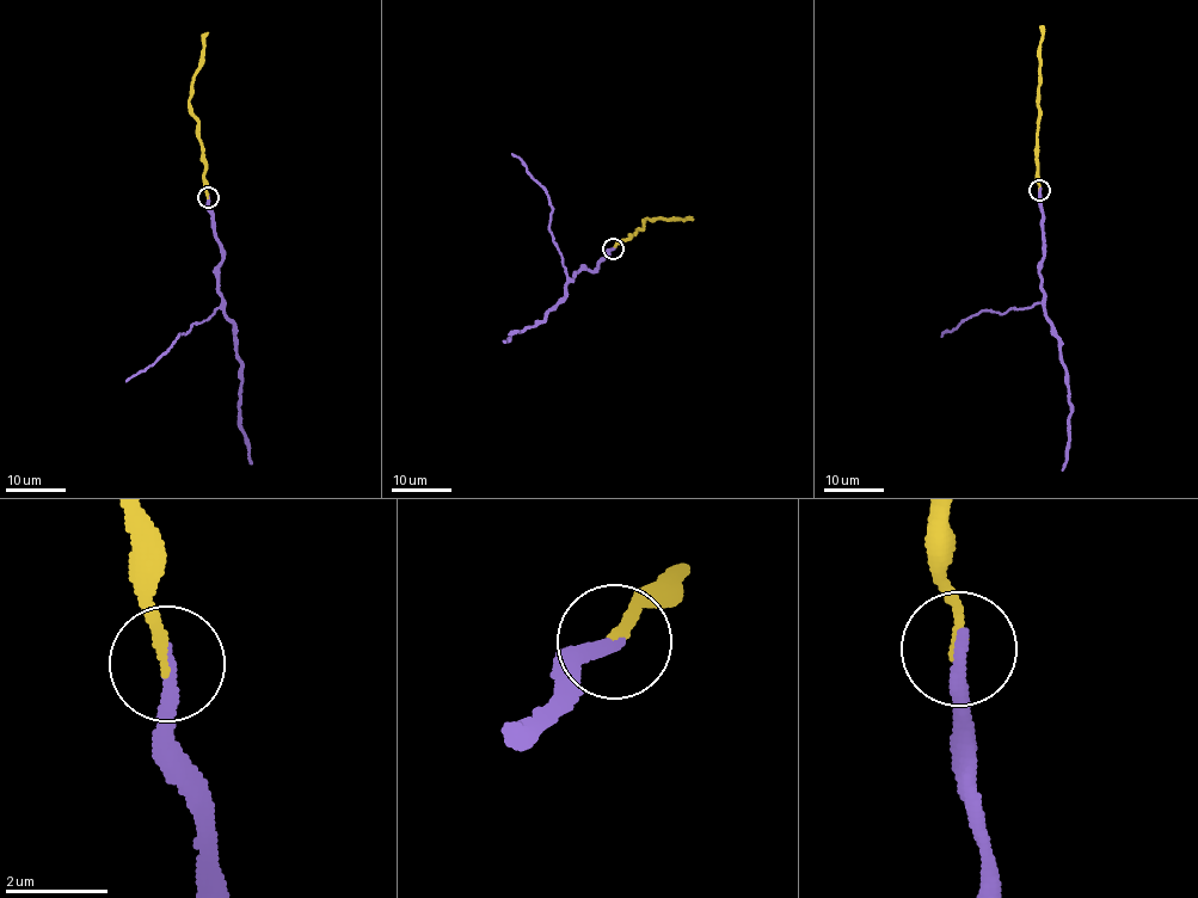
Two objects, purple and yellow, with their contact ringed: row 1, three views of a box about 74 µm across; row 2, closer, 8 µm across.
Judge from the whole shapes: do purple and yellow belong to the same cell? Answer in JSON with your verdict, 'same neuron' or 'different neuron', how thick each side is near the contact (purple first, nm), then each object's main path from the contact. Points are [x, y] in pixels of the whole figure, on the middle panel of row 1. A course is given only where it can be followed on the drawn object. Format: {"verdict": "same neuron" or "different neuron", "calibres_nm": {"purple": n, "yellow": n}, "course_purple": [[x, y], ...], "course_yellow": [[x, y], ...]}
{"verdict": "same neuron", "calibres_nm": {"purple": 280, "yellow": 180}, "course_purple": [[614, 247], [594, 270], [573, 274], [564, 297], [544, 320], [504, 340]], "course_yellow": [[614, 247], [615, 243], [644, 228], [649, 219], [693, 220]]}

